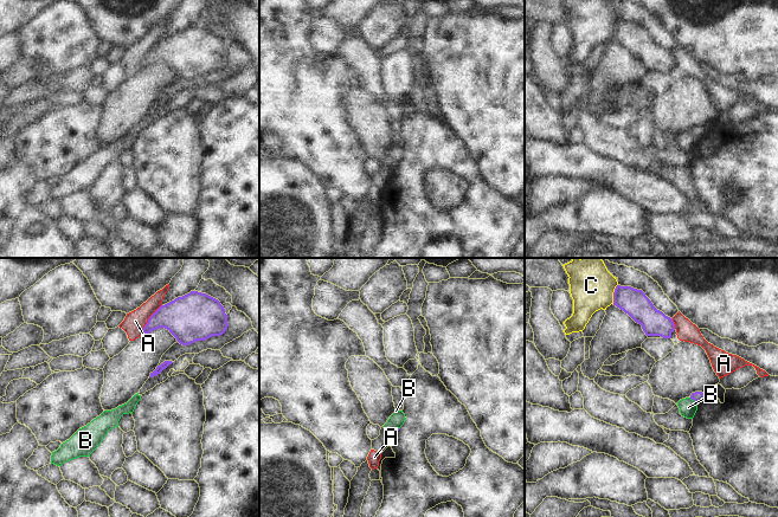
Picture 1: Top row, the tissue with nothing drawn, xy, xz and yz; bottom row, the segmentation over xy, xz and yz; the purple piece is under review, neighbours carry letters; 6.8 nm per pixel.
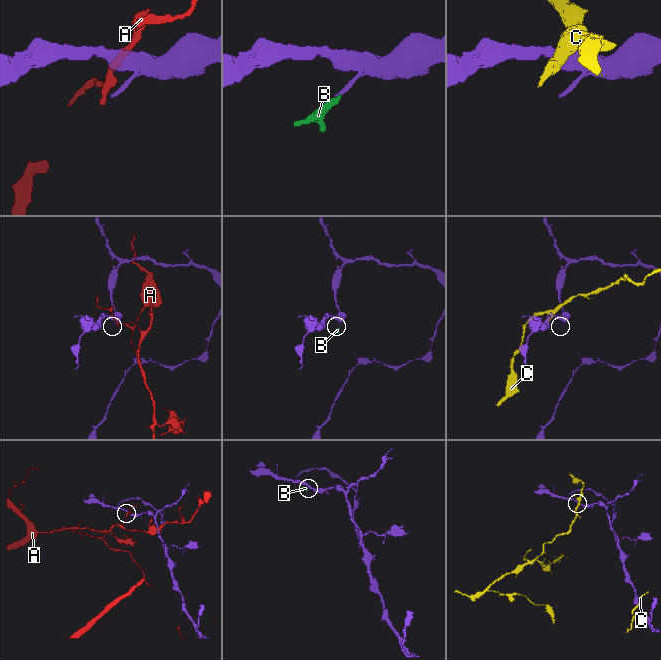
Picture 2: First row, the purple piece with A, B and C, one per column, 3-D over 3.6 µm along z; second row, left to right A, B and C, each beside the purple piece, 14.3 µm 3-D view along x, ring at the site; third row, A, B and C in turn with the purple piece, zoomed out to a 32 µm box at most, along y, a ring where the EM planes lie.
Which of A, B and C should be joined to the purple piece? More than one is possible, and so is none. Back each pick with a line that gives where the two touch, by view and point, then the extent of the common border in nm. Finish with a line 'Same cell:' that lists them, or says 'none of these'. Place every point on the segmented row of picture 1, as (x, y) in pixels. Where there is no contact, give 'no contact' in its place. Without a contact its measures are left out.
Same cell: none of these

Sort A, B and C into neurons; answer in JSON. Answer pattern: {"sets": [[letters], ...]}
{"sets": [["A"], ["B"], ["C"]]}

